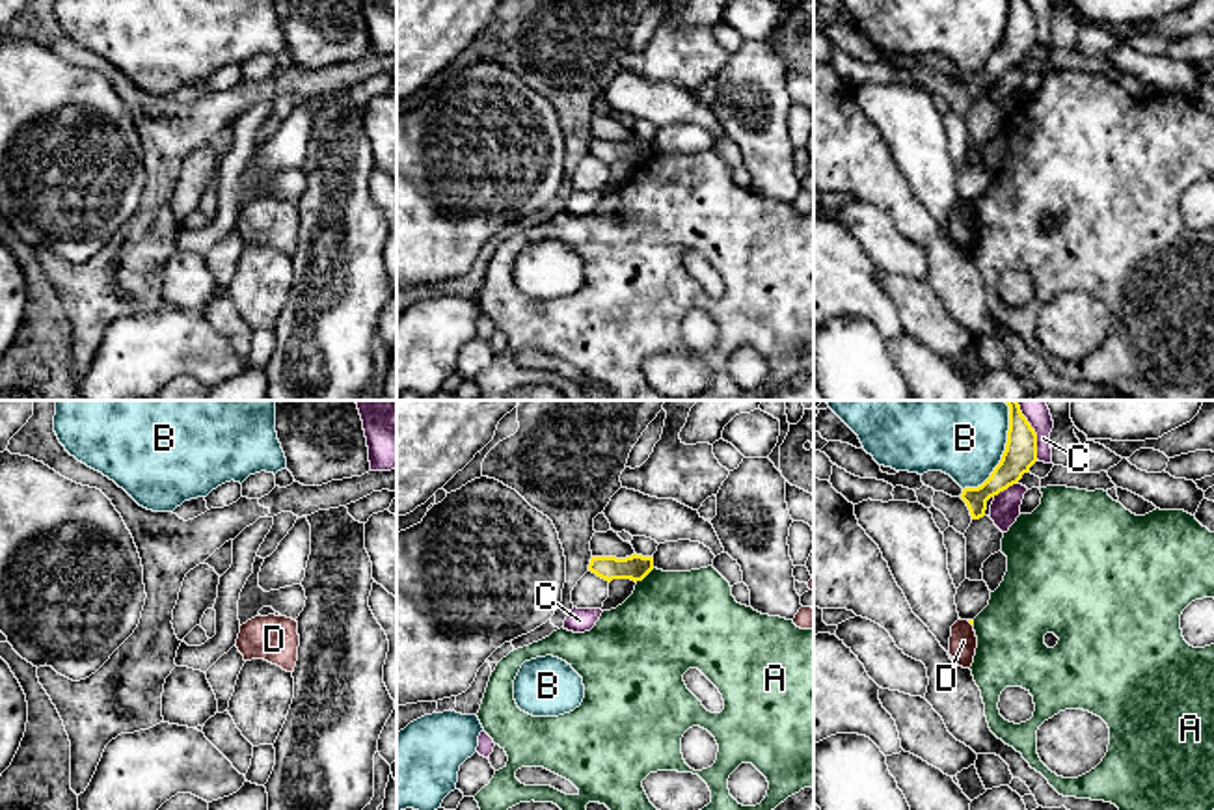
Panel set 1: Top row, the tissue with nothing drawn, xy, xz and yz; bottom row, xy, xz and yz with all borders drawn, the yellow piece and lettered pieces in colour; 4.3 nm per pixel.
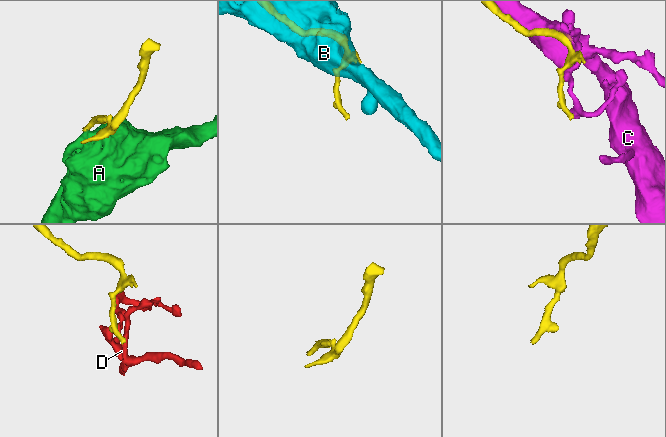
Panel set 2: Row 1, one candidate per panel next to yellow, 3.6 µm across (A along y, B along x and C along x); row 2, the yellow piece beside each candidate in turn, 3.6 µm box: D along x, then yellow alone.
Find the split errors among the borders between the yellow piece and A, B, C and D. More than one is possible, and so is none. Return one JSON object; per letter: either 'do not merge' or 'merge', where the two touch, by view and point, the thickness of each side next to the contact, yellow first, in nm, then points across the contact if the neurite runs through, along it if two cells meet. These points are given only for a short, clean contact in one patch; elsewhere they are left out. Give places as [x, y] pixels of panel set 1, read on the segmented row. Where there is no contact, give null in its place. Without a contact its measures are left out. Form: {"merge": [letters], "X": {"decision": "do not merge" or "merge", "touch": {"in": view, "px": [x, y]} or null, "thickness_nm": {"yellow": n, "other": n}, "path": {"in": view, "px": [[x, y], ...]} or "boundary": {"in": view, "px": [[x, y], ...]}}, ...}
{"merge": [], "A": {"decision": "do not merge", "touch": {"in": "xz", "px": [645, 576]}, "thickness_nm": {"yellow": 110, "other": 440}, "boundary": {"in": "xz", "px": [[654, 568], [635, 581]]}}, "B": {"decision": "do not merge", "touch": {"in": "yz", "px": [1004, 451]}, "thickness_nm": {"yellow": 140, "other": 440}}, "C": {"decision": "do not merge", "touch": {"in": "yz", "px": [1004, 488]}, "thickness_nm": {"yellow": 140, "other": 130}}, "D": {"decision": "do not merge", "touch": {"in": "yz", "px": [971, 622]}, "thickness_nm": {"yellow": 20, "other": 120}, "boundary": {"in": "yz", "px": [[967, 620], [972, 626]]}}}

